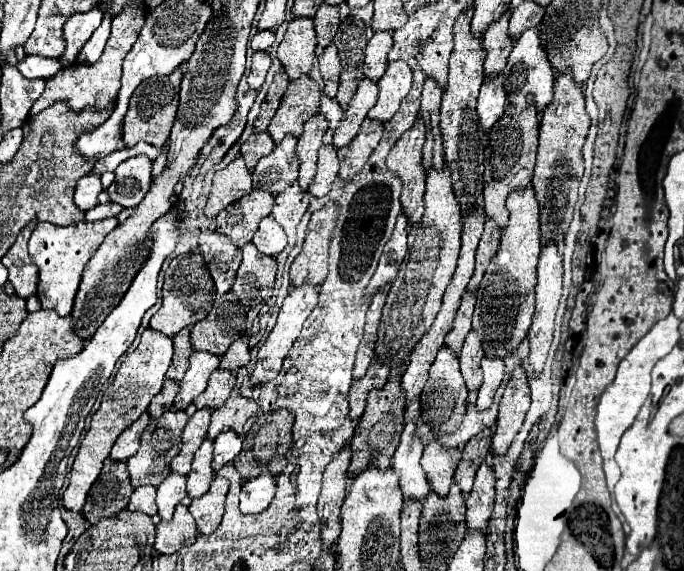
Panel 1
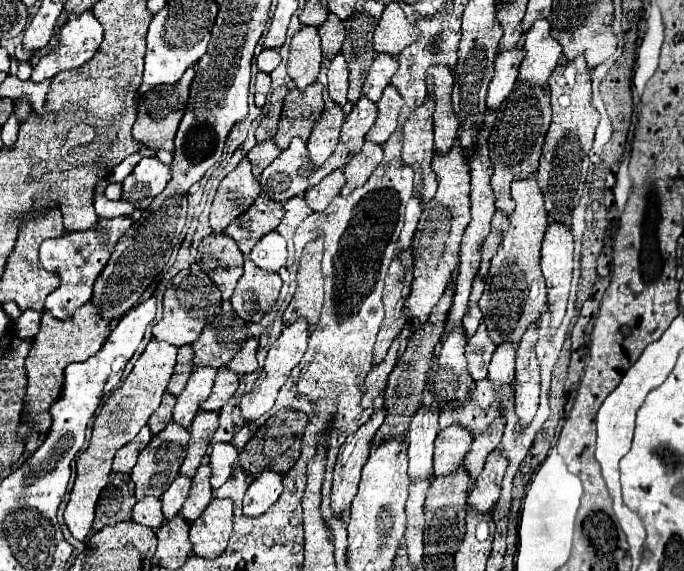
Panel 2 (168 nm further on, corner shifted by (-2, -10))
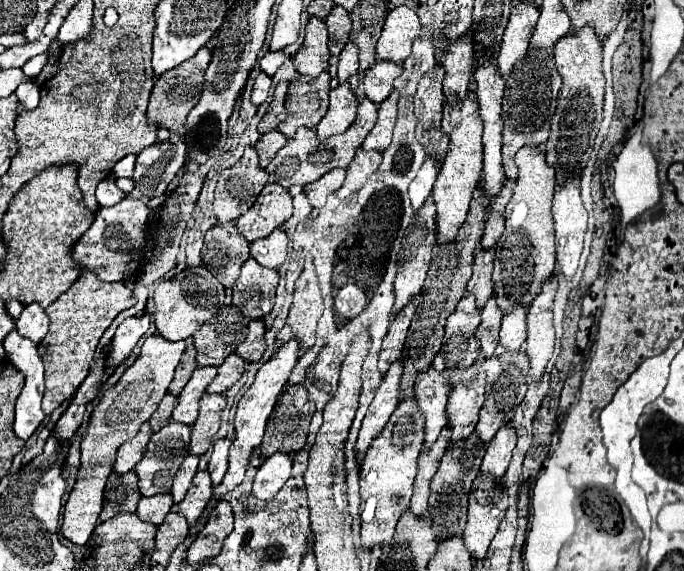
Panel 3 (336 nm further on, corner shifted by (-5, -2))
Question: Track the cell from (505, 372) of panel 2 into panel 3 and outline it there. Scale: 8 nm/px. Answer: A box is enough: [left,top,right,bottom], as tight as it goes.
[499,307,527,351]

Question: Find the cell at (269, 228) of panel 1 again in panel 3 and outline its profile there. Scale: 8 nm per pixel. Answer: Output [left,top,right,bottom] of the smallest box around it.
[251,229,287,269]

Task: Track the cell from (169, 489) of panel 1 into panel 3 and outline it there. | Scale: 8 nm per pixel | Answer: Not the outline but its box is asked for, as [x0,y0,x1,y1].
[171,455,199,503]

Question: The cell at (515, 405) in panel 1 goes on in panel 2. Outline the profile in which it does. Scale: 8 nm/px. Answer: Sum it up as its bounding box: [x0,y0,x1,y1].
[516,321,540,427]

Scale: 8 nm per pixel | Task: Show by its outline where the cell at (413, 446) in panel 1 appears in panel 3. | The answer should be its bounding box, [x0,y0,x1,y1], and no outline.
[415,367,449,449]

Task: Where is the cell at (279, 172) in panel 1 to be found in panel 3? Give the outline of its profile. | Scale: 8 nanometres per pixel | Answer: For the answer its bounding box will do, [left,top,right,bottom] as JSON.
[267,99,377,189]

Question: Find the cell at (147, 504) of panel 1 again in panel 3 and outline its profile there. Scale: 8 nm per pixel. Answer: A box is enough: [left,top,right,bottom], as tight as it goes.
[137,493,173,525]

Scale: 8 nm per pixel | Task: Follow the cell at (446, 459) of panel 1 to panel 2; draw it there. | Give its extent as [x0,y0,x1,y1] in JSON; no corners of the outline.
[434,423,474,477]

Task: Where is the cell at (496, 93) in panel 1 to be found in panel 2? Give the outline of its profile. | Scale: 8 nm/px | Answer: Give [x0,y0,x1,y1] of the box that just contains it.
[486,47,524,109]

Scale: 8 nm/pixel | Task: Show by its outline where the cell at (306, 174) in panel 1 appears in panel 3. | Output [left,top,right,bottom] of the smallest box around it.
[317,83,357,141]

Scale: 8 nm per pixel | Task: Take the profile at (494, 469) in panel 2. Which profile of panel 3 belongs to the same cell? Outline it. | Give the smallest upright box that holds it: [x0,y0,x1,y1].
[481,427,517,479]

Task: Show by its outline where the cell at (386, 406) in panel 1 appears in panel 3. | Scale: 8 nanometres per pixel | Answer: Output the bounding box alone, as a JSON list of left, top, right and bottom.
[401,187,487,393]

